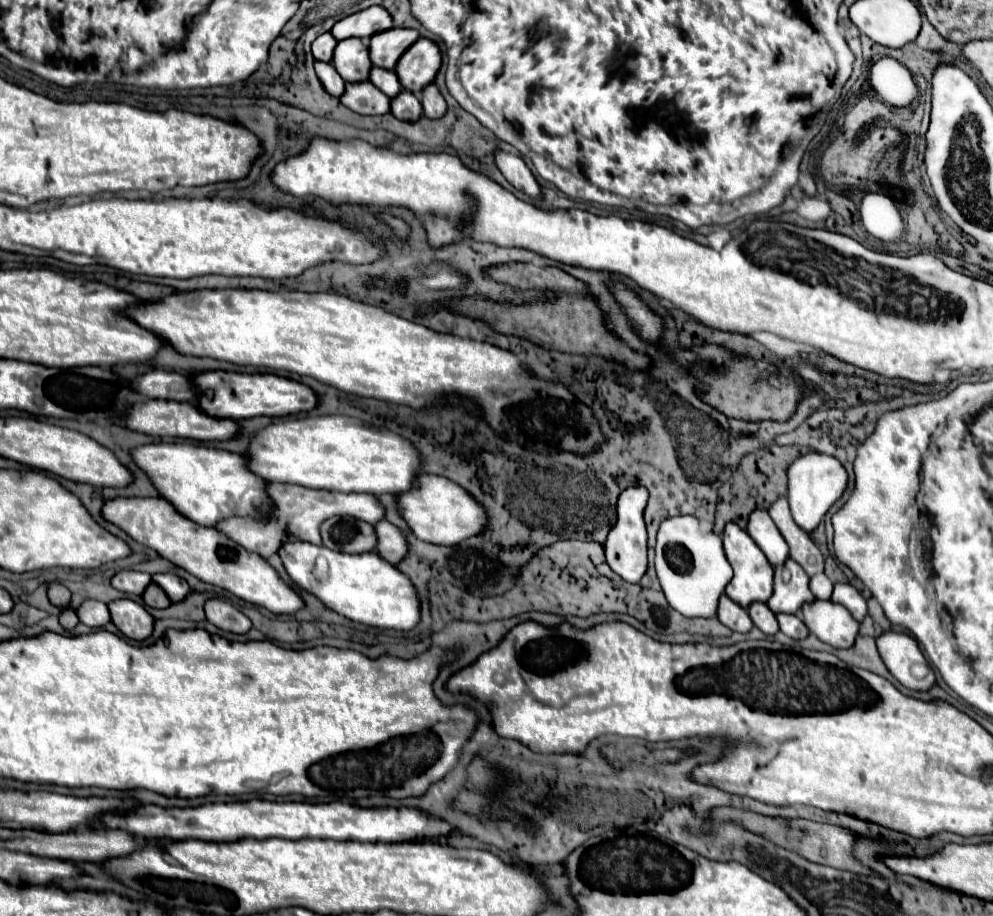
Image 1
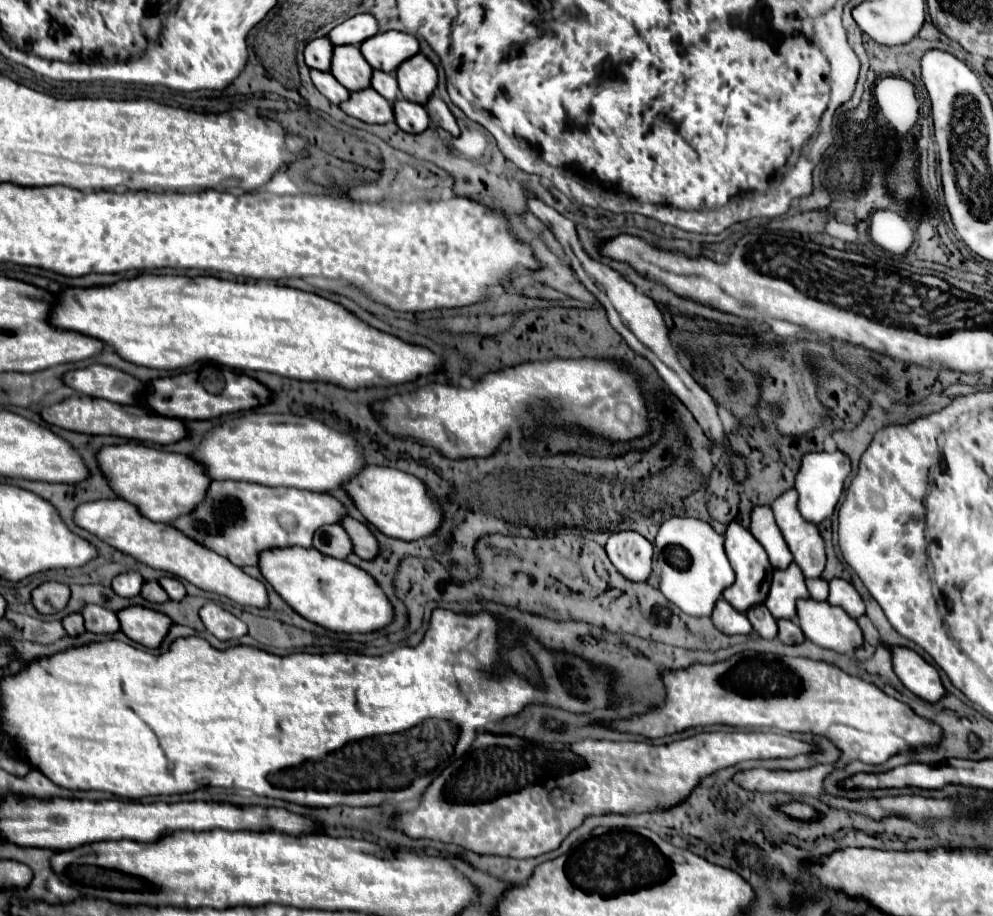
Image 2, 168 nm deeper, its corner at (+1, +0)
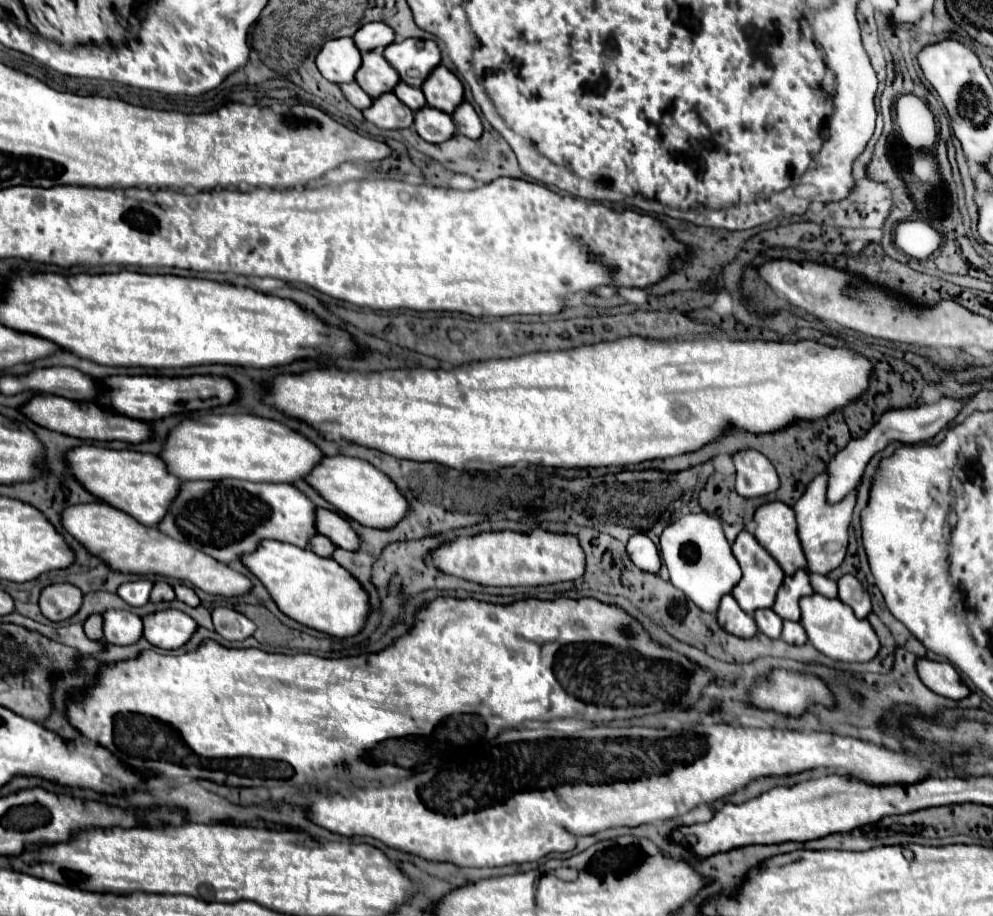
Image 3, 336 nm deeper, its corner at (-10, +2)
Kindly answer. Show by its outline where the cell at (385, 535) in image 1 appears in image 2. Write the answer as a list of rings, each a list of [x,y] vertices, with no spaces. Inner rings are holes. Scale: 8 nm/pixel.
[[[344,517],[340,521],[340,525],[348,533],[348,537],[352,541],[352,547],[354,547],[354,553],[360,559],[370,559],[370,557],[376,555],[378,545],[376,545],[376,539],[374,539],[374,535],[370,533],[370,529],[366,525],[362,525],[360,521],[356,521],[352,517]]]

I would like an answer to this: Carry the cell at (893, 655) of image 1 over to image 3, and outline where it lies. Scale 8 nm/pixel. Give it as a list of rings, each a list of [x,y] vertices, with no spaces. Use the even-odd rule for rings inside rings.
[[[919,659],[917,671],[919,671],[919,679],[923,679],[923,683],[927,683],[927,687],[931,687],[931,691],[935,691],[937,695],[943,695],[955,701],[969,695],[967,685],[961,681],[959,673],[951,663]]]

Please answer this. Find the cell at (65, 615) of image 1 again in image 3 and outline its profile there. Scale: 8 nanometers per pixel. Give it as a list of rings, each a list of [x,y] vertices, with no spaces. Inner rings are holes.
[[[89,615],[87,617],[87,621],[83,623],[83,627],[85,627],[85,635],[89,637],[89,639],[95,639],[95,641],[99,641],[99,639],[103,639],[103,619],[101,619],[101,615]]]

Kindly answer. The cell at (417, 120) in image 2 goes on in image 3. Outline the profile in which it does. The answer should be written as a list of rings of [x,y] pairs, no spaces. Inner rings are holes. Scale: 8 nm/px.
[[[429,105],[415,111],[415,131],[429,143],[441,143],[455,133],[455,123],[451,115],[433,109]]]

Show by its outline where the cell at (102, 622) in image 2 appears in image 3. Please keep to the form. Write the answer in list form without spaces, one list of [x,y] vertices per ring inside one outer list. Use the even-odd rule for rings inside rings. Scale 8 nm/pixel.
[[[109,609],[103,613],[105,641],[113,645],[131,645],[143,635],[141,617],[125,609]]]

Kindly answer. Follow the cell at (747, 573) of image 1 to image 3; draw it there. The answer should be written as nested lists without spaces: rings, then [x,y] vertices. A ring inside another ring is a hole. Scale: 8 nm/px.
[[[745,529],[737,535],[737,539],[733,543],[733,555],[743,569],[743,577],[733,589],[733,597],[737,599],[741,609],[747,611],[747,615],[753,615],[753,611],[757,611],[757,609],[771,607],[773,601],[775,601],[775,593],[777,593],[777,589],[779,589],[779,585],[783,583],[783,577],[785,577],[779,563],[771,557],[769,551],[765,551],[765,547],[759,545],[755,535],[745,531]]]

